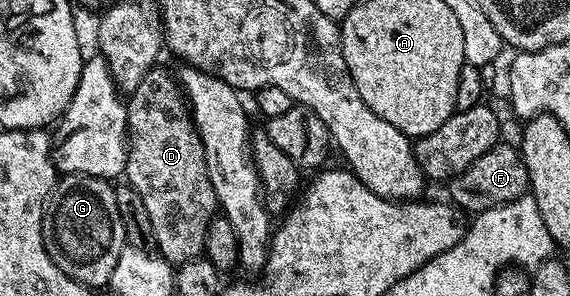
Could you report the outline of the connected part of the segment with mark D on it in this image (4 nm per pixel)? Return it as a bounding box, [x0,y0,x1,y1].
[123,65,218,265]

